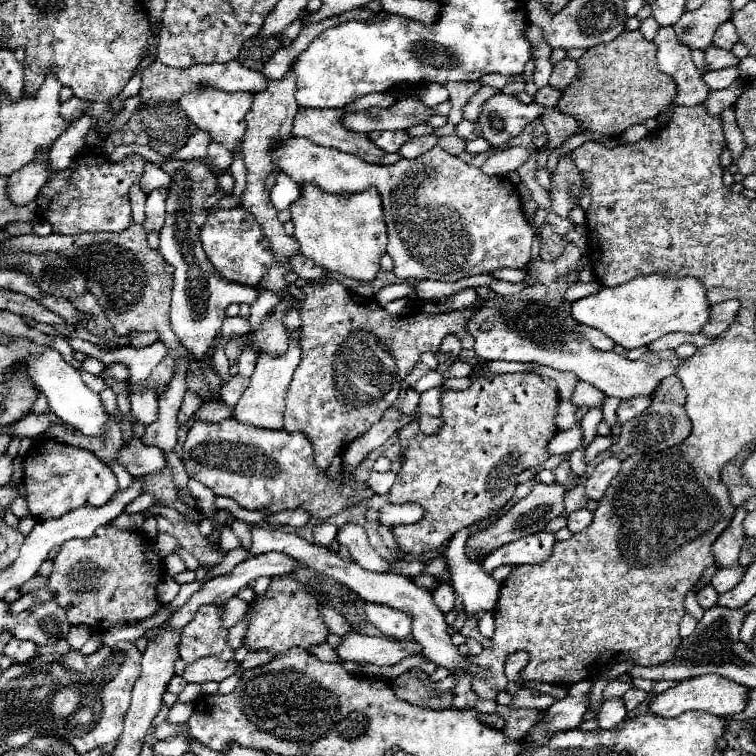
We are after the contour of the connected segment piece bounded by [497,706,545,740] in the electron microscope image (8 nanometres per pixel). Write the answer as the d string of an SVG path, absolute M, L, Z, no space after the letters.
M499 706L497 708L497 714L501 716L501 718L505 718L505 734L509 736L509 738L513 738L513 740L517 740L517 738L523 738L531 728L533 728L533 724L535 722L539 722L543 716L545 716L545 712L543 710L533 710L533 708L525 708L525 710L513 710L511 706Z

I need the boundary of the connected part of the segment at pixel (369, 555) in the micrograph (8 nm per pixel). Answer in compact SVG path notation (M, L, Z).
M345 524L343 528L339 528L337 540L339 540L339 544L349 548L349 554L353 556L353 560L357 564L361 564L365 570L369 570L369 572L389 572L389 562L375 552L375 548L369 544L367 534L361 526Z

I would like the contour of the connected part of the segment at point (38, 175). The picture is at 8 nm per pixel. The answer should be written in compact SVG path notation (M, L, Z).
M47 154L37 158L33 164L27 164L19 172L11 174L7 180L7 196L15 206L29 204L37 198L41 186L47 182Z

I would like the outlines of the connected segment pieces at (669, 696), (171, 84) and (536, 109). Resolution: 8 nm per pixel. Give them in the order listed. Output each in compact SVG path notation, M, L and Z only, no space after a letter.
M705 674L705 676L683 680L675 688L669 688L667 692L657 694L657 698L651 702L651 712L657 716L663 716L663 718L673 718L673 716L679 716L689 710L701 710L701 712L709 712L719 718L725 718L725 716L743 712L747 702L749 702L749 688L747 686L727 680L719 674Z
M231 60L227 64L199 64L199 66L191 66L189 70L177 70L177 68L169 68L163 66L161 62L153 62L149 64L143 72L143 86L141 86L141 100L165 100L165 102L179 102L179 98L187 92L199 90L199 88L215 88L215 90L223 90L223 92L261 92L265 88L265 76L257 70L245 68L243 64L239 64L237 60Z
M495 94L481 106L479 126L483 138L491 142L493 148L503 148L513 136L517 136L527 124L543 116L543 106L521 104L515 96Z

